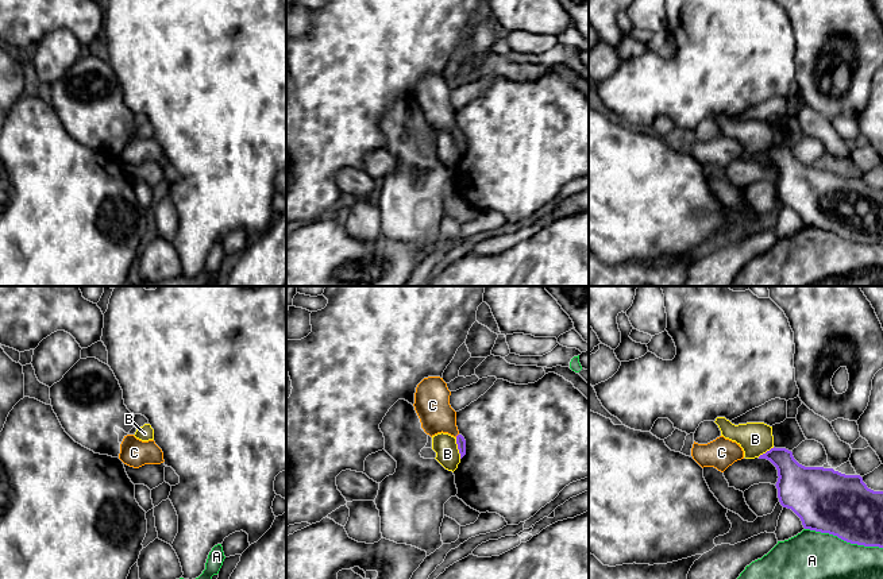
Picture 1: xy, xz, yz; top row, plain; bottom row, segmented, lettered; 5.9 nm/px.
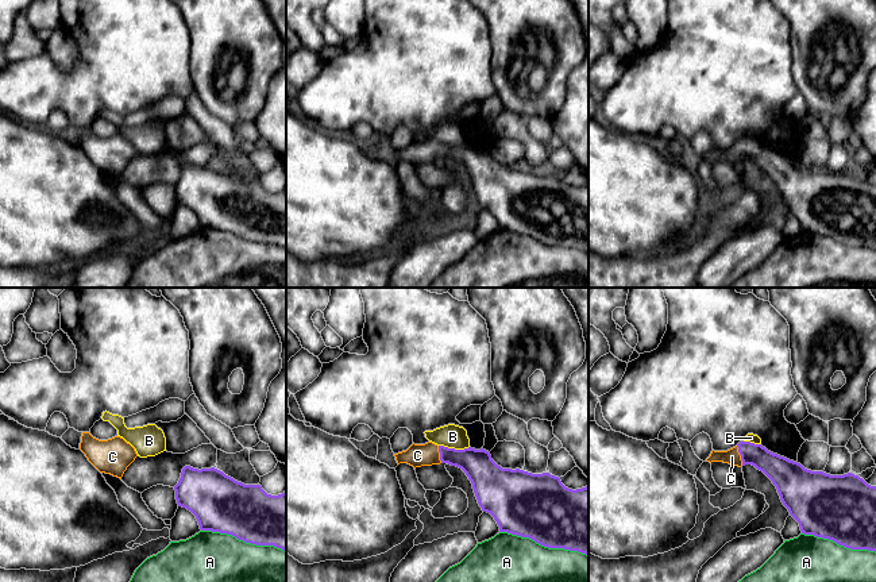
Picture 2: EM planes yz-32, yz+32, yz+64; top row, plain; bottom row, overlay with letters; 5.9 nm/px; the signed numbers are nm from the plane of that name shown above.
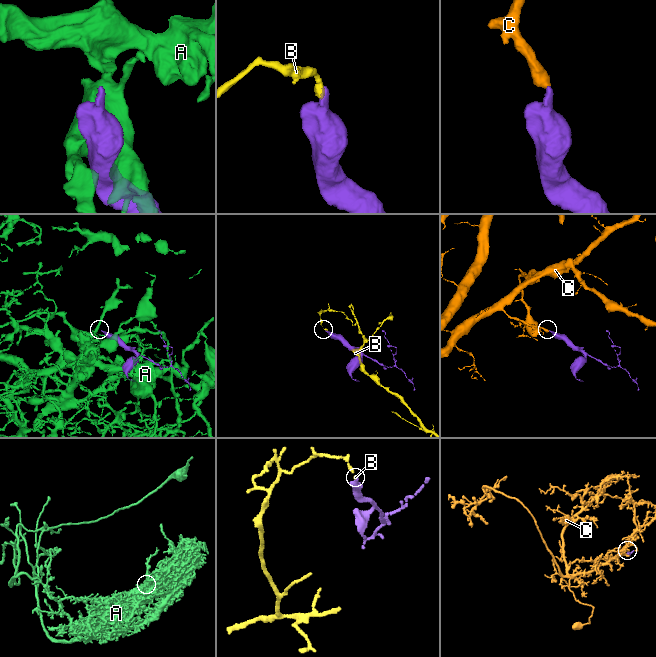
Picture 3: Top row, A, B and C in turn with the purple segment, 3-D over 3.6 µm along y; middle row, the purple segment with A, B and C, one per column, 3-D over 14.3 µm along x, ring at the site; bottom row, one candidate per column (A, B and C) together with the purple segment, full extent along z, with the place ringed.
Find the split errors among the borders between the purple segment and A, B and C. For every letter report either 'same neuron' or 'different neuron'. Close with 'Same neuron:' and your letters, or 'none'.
A: different neuron
B: different neuron
C: same neuron
Same neuron: C

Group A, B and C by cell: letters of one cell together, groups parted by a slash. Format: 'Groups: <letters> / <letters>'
Groups: A / B / C

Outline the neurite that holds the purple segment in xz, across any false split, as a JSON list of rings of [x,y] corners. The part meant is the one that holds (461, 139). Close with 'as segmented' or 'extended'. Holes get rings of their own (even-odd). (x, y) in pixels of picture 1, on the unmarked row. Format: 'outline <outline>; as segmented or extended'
outline [[[440,74],[424,76],[416,85],[414,108],[421,126],[431,135],[448,131],[456,136],[460,157],[466,153],[466,138],[456,124],[456,109],[450,103],[451,89]]]; extended

